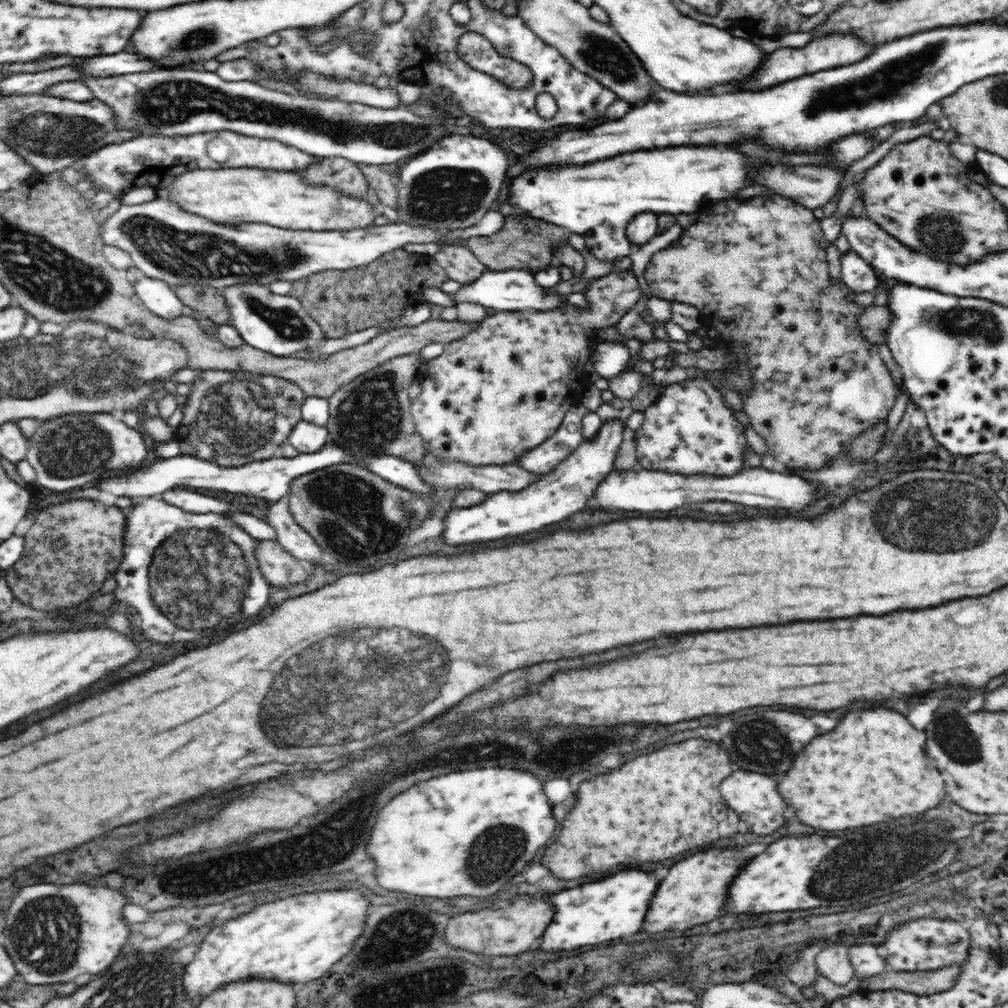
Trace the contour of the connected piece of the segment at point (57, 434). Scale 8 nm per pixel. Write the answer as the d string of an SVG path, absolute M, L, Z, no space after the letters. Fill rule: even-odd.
M117 413L56 416L40 421L34 434L27 440L25 459L37 473L37 484L56 492L94 482L104 478L106 472L144 466L152 454L141 430L128 428Z

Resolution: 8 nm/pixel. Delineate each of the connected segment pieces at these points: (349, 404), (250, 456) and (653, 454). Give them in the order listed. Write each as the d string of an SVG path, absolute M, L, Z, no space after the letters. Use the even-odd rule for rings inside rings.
M414 352L391 358L342 384L327 398L330 418L326 427L330 441L357 456L395 456L422 464L418 460L424 460L426 448L413 424L411 398L406 390L423 367L418 352Z
M201 369L192 382L190 393L180 399L186 405L176 432L180 454L208 459L220 466L242 466L252 460L279 456L280 446L288 441L292 428L302 420L301 407L305 397L304 391L296 383L277 376L260 376L242 370L231 373Z
M704 377L665 385L642 415L642 424L634 430L636 456L641 468L684 476L732 476L746 469L745 455L750 448L744 425L732 415L722 392Z

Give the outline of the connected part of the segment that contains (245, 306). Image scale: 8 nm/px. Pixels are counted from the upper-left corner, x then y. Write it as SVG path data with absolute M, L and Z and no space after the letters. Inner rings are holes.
M236 284L222 290L230 309L228 324L238 330L245 344L281 357L290 357L290 354L322 344L326 337L324 331L301 302L289 294L272 293L268 287L264 284Z

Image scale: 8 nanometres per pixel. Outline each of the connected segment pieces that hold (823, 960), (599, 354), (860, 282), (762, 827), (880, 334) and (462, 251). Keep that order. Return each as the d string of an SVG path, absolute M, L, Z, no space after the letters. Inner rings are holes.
M826 946L815 958L817 972L838 986L846 985L855 976L848 954L846 946Z
M595 341L591 350L591 360L597 374L610 380L629 370L628 360L631 359L626 344Z
M851 249L841 255L844 286L855 293L873 292L879 286L880 276L871 265Z
M734 772L732 776L728 776L728 780L724 780L720 784L720 794L722 798L726 800L726 804L736 810L736 814L750 824L751 832L758 836L766 836L766 834L772 834L779 828L784 826L784 800L780 798L780 794L776 792L776 778L774 776L764 776L764 774L758 774L758 772Z
M872 305L860 313L857 320L857 330L870 342L887 344L885 342L885 332L890 321L891 310L886 305Z
M443 245L433 257L446 270L449 279L462 285L480 278L489 269L480 263L477 256L464 245Z

